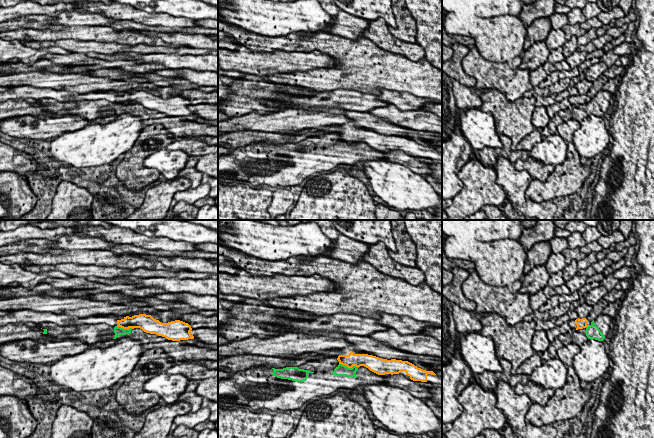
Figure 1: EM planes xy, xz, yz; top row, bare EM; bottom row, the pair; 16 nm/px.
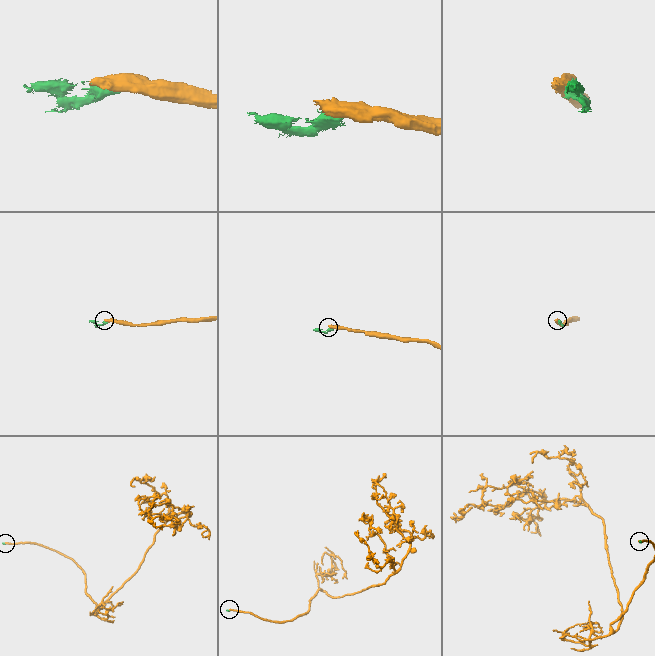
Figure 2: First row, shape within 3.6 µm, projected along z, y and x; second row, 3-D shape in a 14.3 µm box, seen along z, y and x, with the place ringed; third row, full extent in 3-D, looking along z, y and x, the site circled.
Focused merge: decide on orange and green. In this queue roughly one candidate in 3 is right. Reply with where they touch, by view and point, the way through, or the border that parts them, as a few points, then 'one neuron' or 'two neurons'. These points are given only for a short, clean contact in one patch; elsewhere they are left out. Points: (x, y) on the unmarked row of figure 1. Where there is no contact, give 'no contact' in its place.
meets orange in xz at (349, 143); border along xz (339, 139), (348, 143), (358, 143); two neurons

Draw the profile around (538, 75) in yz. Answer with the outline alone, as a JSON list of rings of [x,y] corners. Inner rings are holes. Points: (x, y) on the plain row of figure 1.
[[[543,65],[539,66],[537,69],[530,71],[530,83],[533,88],[539,86],[539,84],[547,78],[547,73],[543,68]]]

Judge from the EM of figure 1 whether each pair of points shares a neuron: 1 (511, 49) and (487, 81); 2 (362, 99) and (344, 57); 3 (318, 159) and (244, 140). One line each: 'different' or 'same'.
1: different
2: different
3: different

